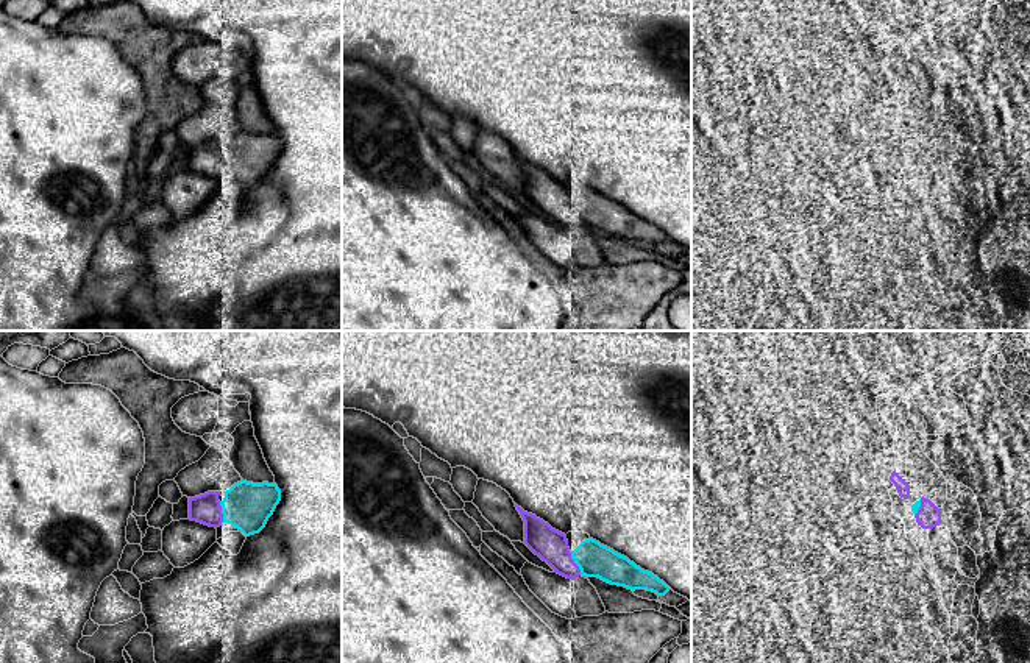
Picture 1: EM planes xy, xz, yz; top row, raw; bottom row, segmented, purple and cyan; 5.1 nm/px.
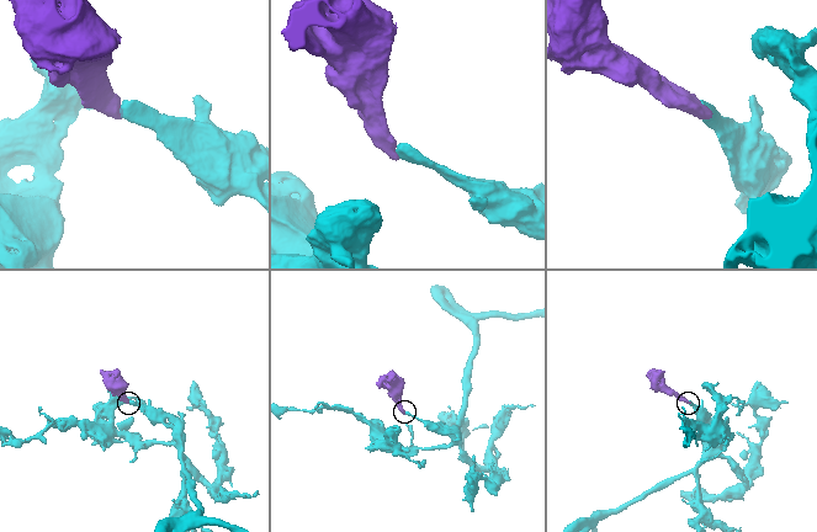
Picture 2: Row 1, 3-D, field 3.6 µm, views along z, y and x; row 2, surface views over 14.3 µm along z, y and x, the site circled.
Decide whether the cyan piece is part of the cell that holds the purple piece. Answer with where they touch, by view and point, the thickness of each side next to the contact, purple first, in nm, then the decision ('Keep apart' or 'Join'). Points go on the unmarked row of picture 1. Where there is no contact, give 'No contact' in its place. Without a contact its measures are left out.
Touches purple at xz (575, 214). Thickness 170 nm (purple) against 180 nm. Join

